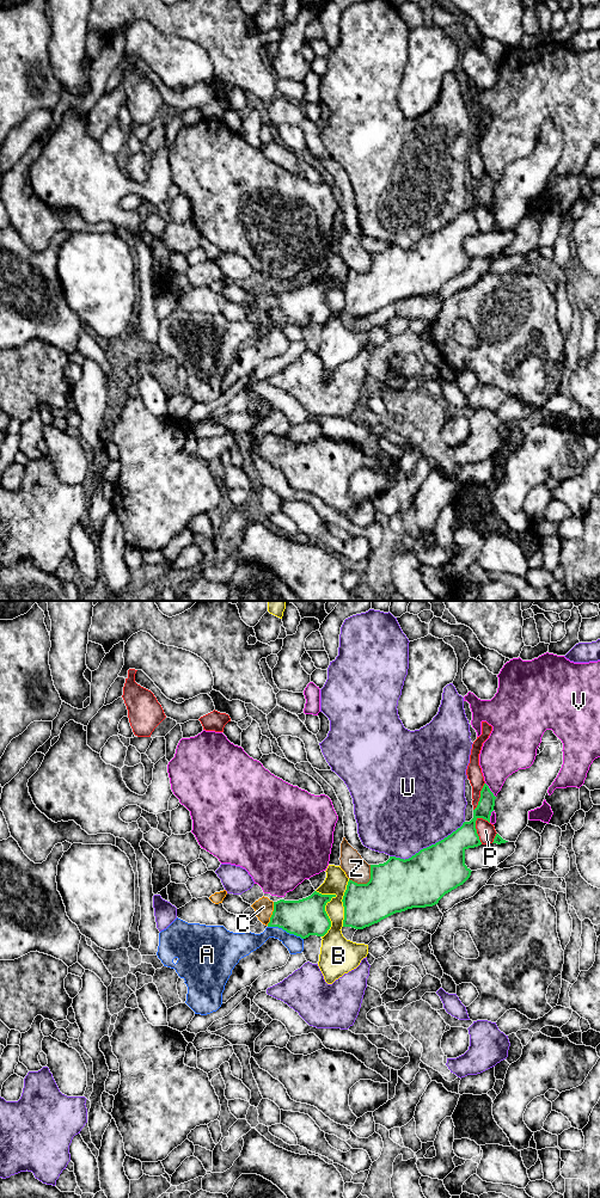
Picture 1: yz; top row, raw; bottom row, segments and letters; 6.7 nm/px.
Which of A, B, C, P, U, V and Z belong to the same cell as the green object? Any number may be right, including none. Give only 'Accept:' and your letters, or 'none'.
Accept: C

